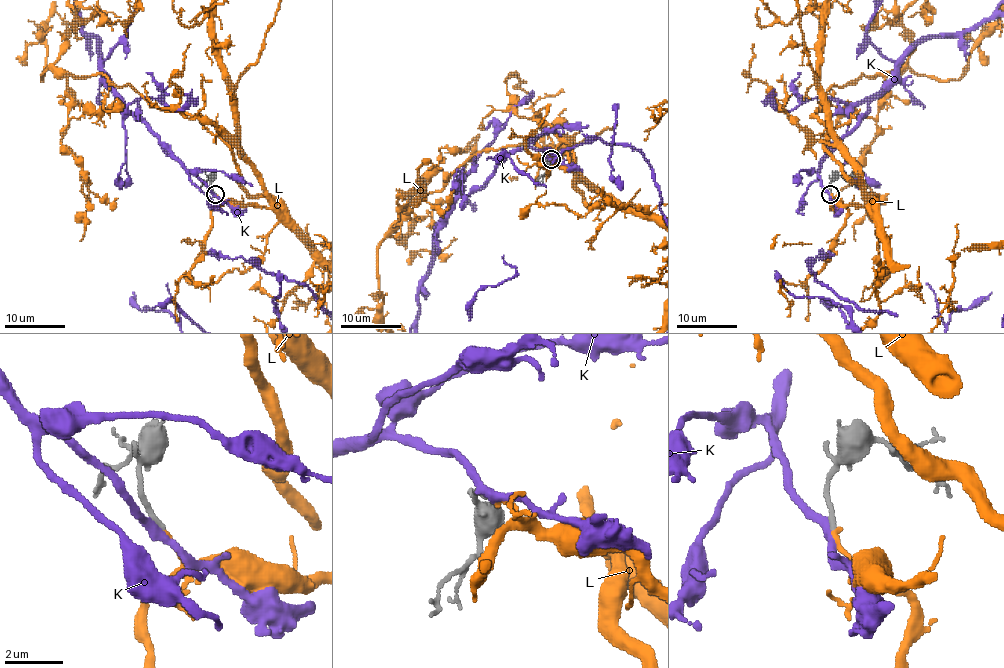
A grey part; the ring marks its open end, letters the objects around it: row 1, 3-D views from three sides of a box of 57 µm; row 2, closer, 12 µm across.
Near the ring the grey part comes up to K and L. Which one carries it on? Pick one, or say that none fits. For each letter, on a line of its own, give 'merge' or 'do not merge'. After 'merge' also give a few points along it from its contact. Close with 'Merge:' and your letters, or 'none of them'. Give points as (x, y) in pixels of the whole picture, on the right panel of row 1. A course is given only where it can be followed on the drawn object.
K: do not merge
L: merge
Merge: L

